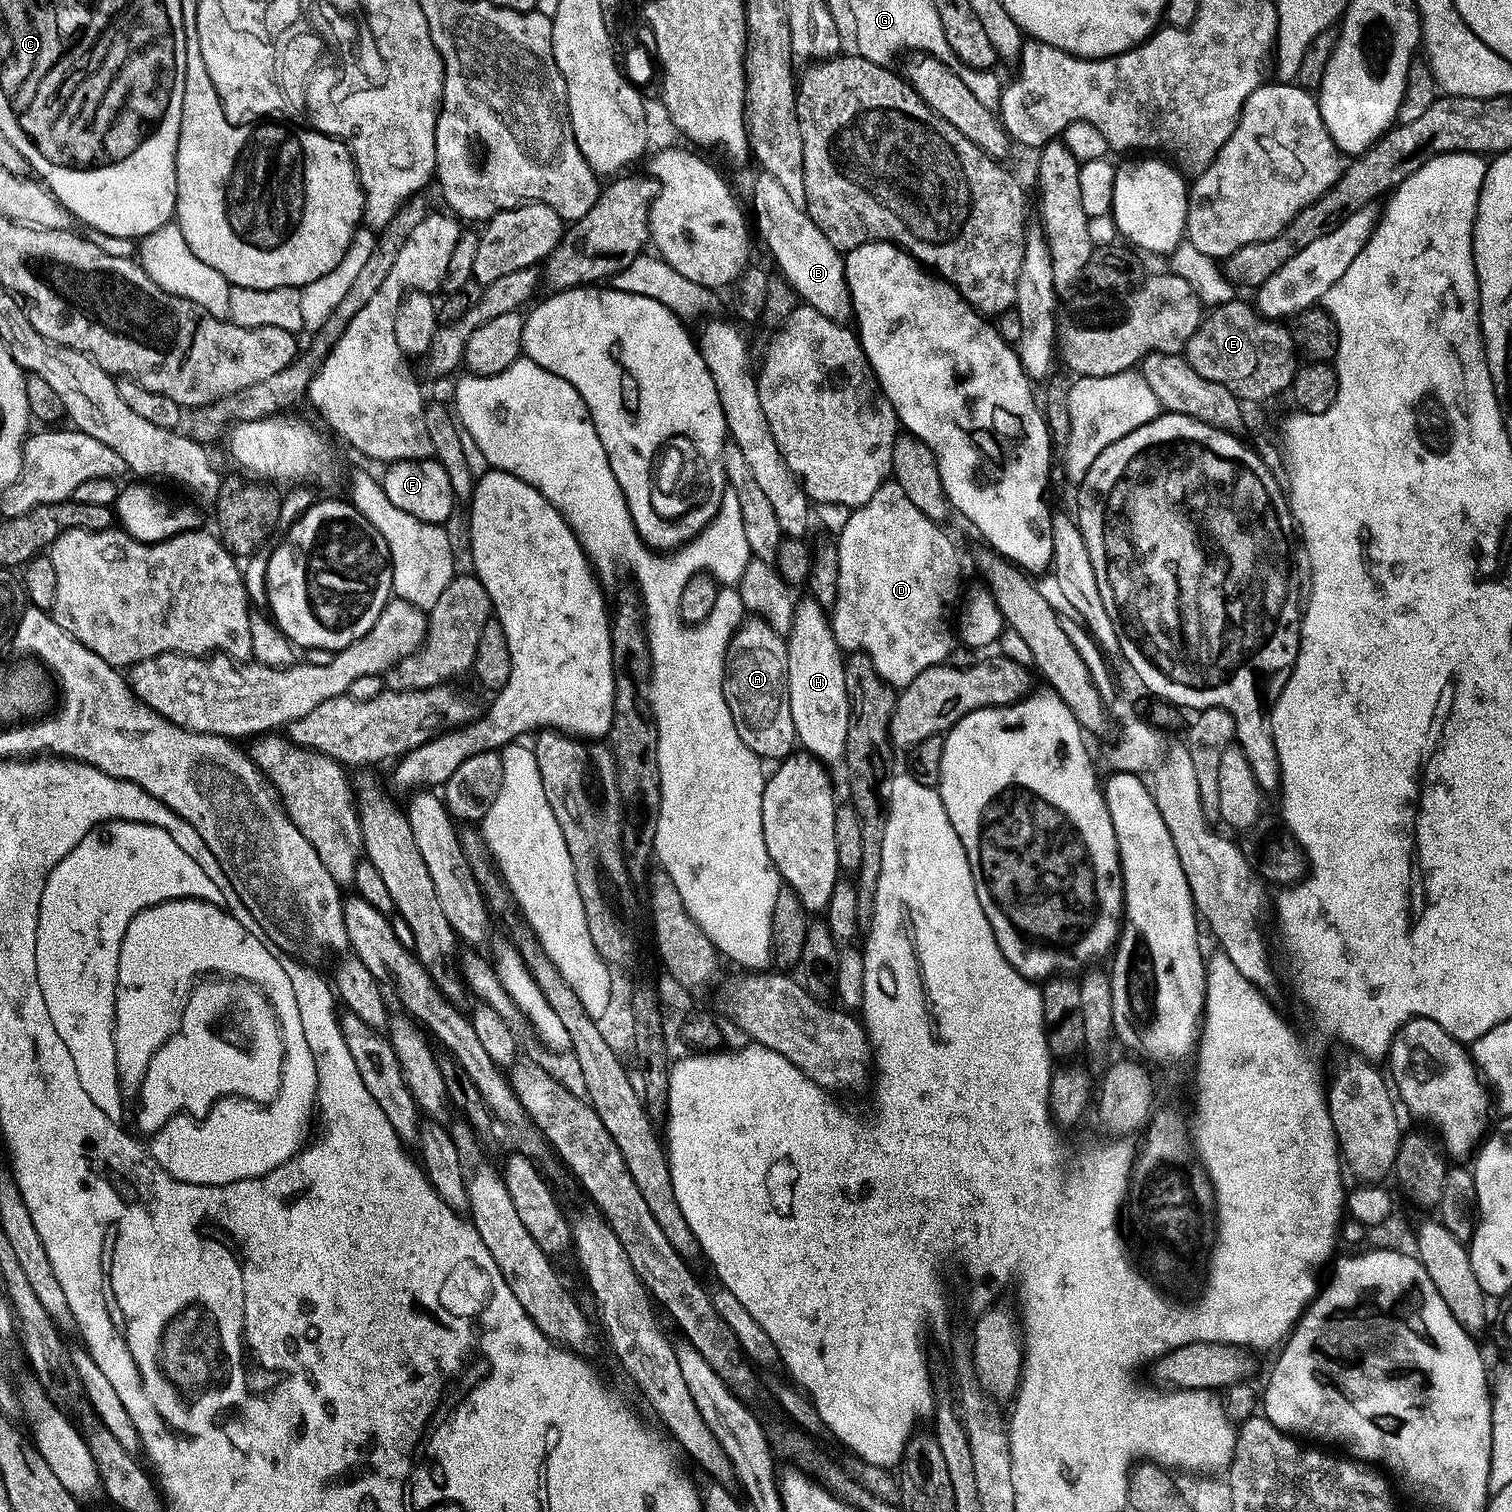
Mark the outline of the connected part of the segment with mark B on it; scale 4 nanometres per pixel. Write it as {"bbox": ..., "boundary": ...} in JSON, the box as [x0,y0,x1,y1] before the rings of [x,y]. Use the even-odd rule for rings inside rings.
{"bbox":[752,174,854,325],"boundary":[[[760,174],[756,185],[752,188],[752,198],[752,204],[756,207],[760,232],[768,239],[768,248],[781,268],[779,271],[791,284],[792,289],[796,291],[797,297],[807,307],[818,310],[835,324],[847,325],[853,319],[854,313],[852,311],[852,296],[848,293],[848,279],[844,273],[846,260],[840,249],[835,248],[829,242],[826,234],[822,234],[822,230],[818,230],[818,226],[810,219],[804,208],[796,208],[794,202],[790,202],[790,194],[786,194],[786,190],[782,190],[782,182],[778,182],[778,178]]]}

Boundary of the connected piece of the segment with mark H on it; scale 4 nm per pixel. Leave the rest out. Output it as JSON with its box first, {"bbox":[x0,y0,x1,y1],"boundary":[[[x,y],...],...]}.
{"bbox":[787,600,850,766],"boundary":[[[800,600],[796,605],[793,630],[787,636],[788,645],[788,685],[790,686],[790,710],[794,714],[796,739],[799,747],[807,755],[815,756],[821,764],[833,766],[844,760],[846,738],[850,730],[850,702],[846,694],[846,663],[845,653],[842,651],[836,636],[832,633],[829,613],[816,600]]]}

